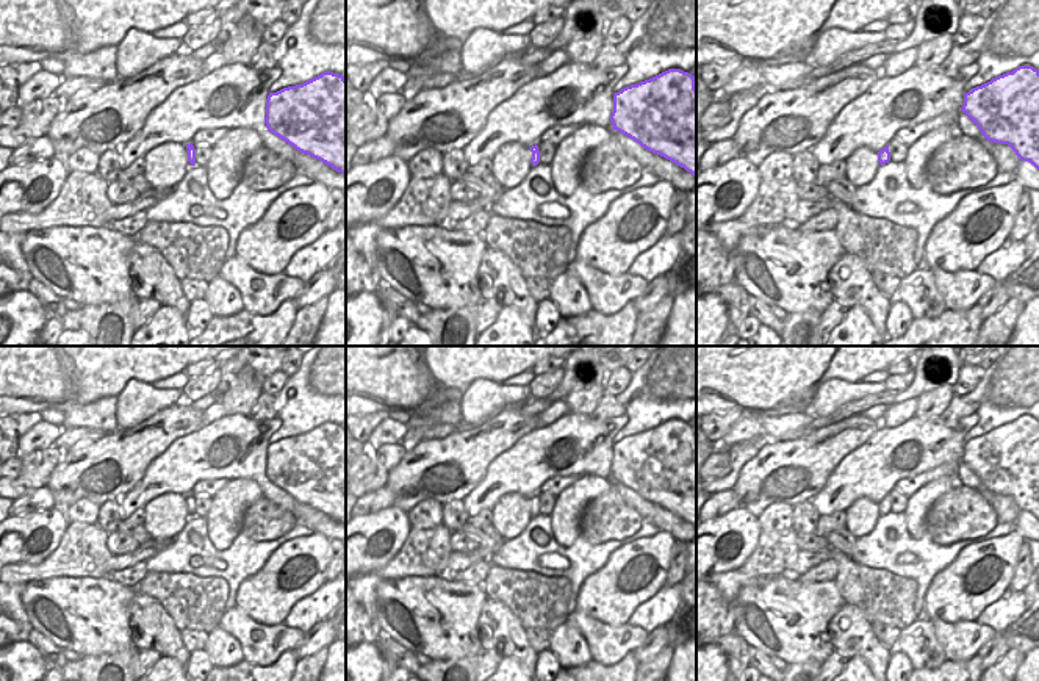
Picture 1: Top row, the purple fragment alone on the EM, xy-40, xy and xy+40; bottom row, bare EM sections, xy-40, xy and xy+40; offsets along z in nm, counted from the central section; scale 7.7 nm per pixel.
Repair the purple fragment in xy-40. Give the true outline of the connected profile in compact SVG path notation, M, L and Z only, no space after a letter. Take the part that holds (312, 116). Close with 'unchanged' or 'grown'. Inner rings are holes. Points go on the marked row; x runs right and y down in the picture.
M321 75L269 92L264 124L271 133L346 175L346 78Z; unchanged

